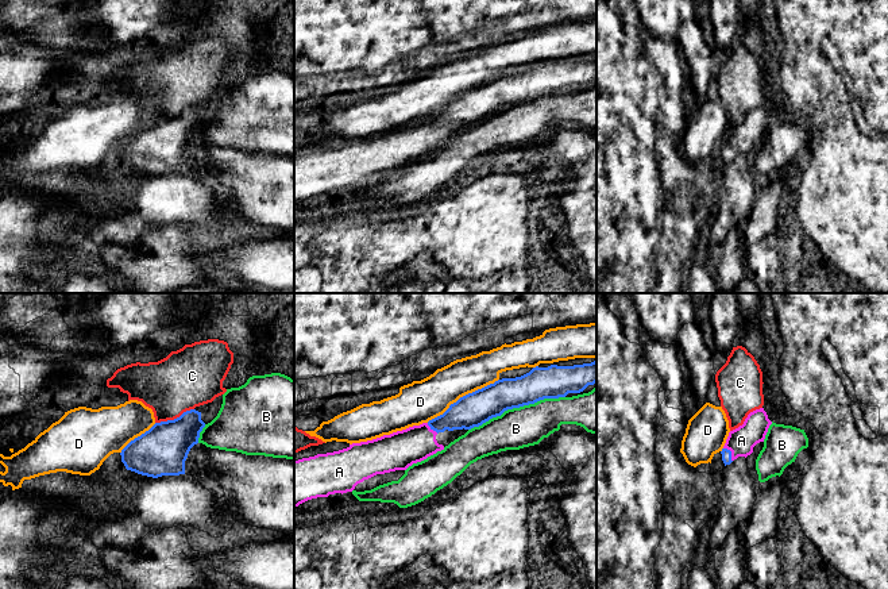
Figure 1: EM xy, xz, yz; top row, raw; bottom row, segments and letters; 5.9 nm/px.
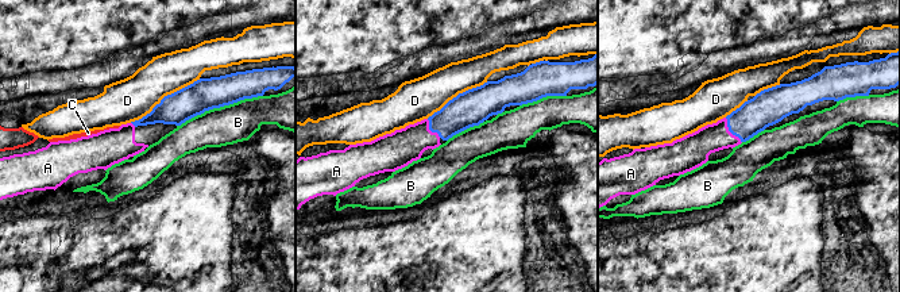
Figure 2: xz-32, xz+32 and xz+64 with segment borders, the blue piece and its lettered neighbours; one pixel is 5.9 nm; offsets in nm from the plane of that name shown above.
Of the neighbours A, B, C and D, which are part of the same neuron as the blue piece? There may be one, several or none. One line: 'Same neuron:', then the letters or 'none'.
Same neuron: A

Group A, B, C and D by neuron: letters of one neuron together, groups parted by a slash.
A / B / C / D

